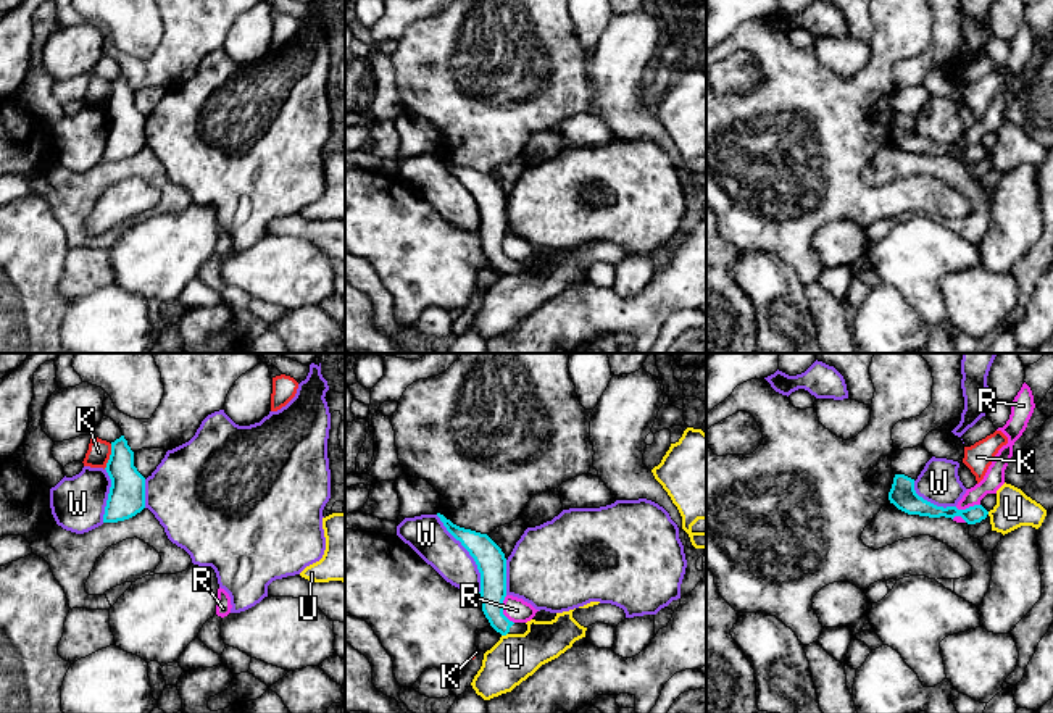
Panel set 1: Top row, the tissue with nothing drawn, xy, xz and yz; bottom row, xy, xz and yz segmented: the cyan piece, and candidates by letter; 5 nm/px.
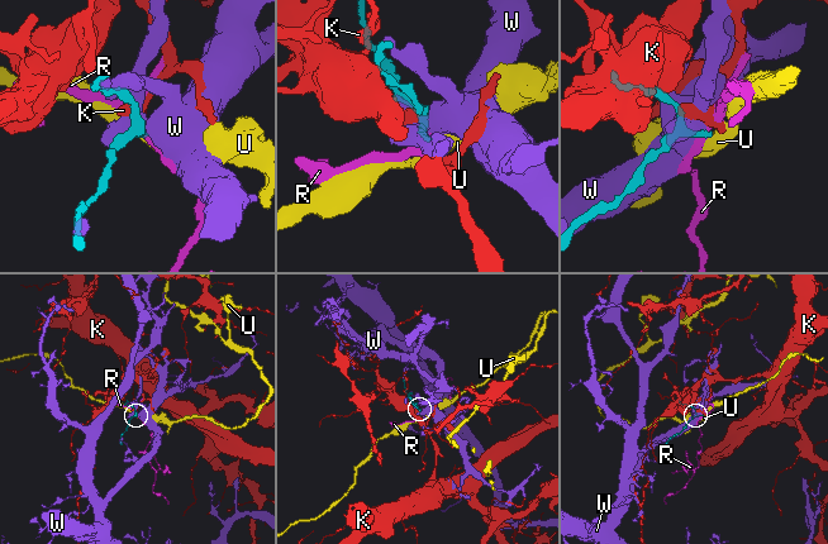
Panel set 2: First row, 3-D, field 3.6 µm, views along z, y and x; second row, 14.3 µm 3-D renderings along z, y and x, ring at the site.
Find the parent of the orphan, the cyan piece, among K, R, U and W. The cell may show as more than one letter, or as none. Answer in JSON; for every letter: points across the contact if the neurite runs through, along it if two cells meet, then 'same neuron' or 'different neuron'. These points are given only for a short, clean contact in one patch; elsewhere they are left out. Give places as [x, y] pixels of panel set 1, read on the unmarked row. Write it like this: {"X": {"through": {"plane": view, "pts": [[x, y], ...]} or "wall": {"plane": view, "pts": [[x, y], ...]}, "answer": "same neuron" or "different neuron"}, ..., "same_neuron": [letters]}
{"K": {"wall": {"plane": "xy", "pts": [[112, 83], [112, 92], [104, 107]]}, "answer": "different neuron"}, "R": {"wall": {"plane": "xz", "pts": [[505, 234], [503, 252], [513, 262]]}, "answer": "different neuron"}, "U": {"wall": {"plane": "xz", "pts": [[507, 271], [502, 275]]}, "answer": "different neuron"}, "W": {"answer": "different neuron"}, "same_neuron": []}

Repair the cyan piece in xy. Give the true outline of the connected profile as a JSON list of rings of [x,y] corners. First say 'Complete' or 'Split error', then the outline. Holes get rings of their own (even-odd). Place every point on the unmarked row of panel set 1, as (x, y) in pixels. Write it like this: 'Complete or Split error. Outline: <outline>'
Complete. Outline: [[[124,74],[111,81],[106,102],[111,126],[105,145],[103,161],[129,158],[145,147],[145,116],[134,105],[134,90]]]

